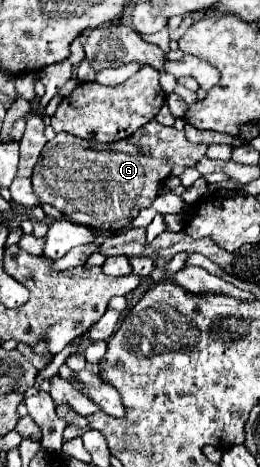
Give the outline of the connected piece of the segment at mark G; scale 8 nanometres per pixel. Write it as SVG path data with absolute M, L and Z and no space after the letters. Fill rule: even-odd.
M147 123L135 135L117 143L93 143L79 139L71 133L57 133L51 139L33 169L33 187L41 203L57 207L69 221L91 227L97 235L129 225L141 209L149 207L159 191L165 187L167 177L175 165L193 167L207 151L205 143L189 143L183 131L175 127ZM85 199L91 201L85 213Z

